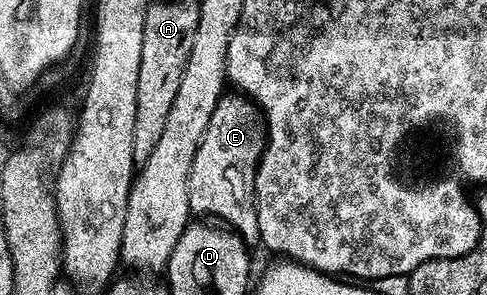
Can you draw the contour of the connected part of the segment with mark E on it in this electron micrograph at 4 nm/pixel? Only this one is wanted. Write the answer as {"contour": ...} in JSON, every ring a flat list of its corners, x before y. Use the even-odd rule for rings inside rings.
{"contour":[[241,92,223,93,208,120,208,128,192,160,188,176,191,215,217,220,237,232,243,242,257,243,260,235,254,207,254,177,267,141,268,134,264,129,264,118,259,107]]}

